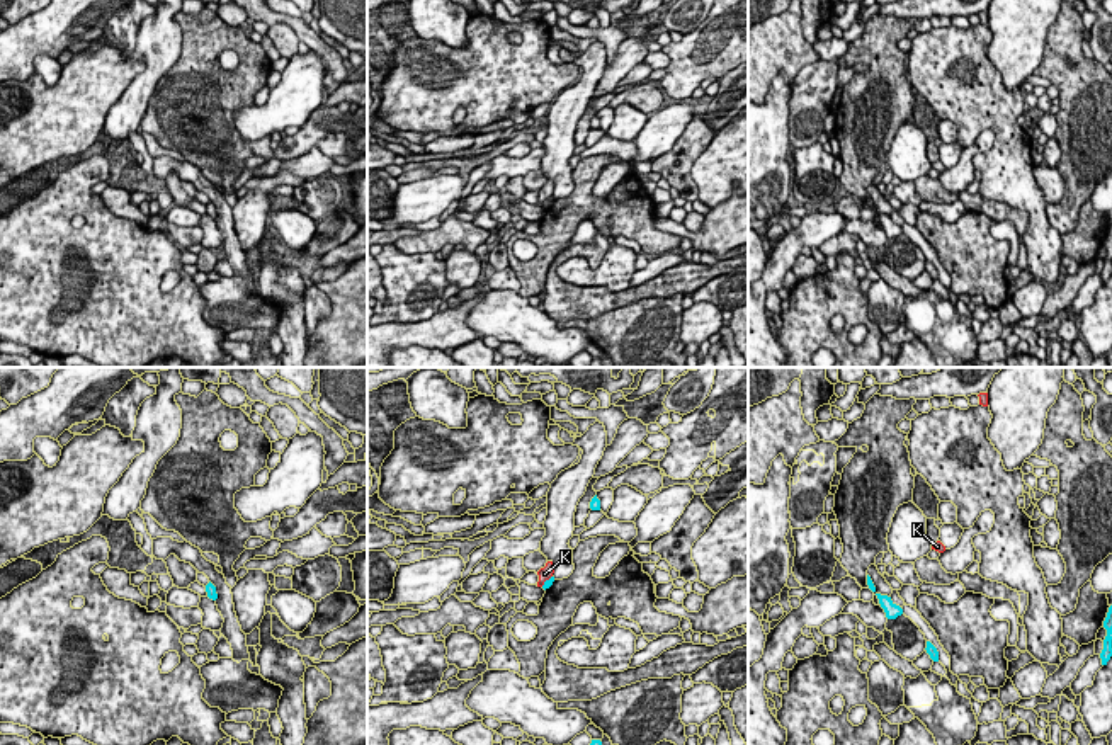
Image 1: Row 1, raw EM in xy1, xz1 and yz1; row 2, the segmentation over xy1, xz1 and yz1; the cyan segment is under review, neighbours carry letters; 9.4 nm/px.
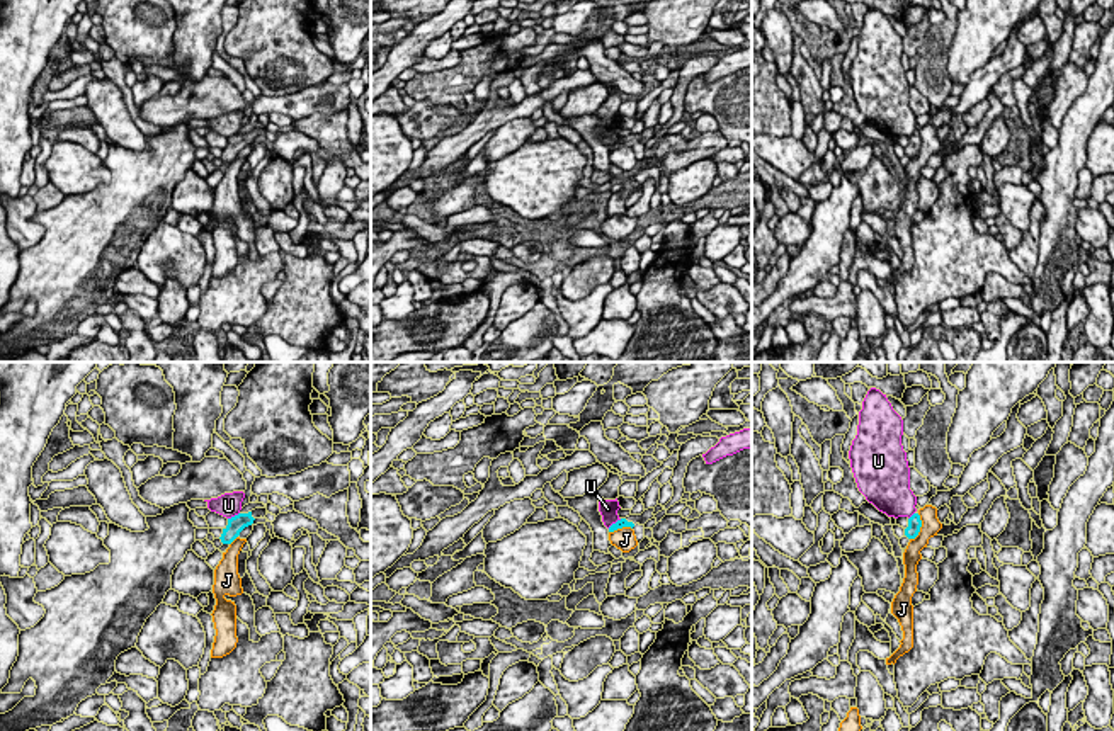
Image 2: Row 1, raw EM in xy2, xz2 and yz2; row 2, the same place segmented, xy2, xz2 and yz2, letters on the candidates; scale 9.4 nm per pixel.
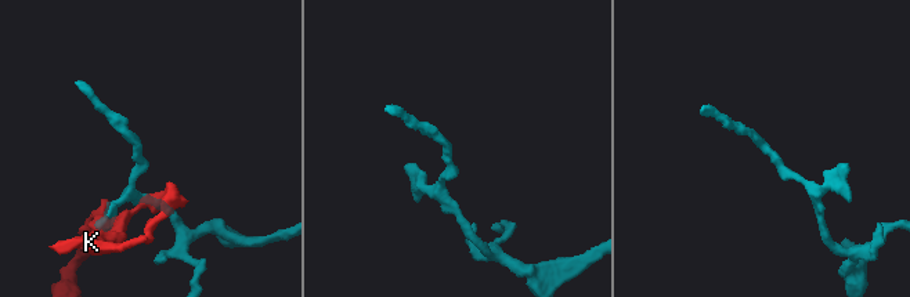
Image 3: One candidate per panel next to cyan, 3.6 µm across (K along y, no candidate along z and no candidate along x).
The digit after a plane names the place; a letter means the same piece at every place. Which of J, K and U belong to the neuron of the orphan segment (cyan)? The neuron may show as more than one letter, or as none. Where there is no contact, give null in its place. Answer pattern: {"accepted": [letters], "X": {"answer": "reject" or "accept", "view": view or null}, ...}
{"accepted": [], "J": {"answer": "reject", "view": "yz2"}, "K": {"answer": "reject", "view": "xz1"}, "U": {"answer": "reject", "view": "xz2"}}

